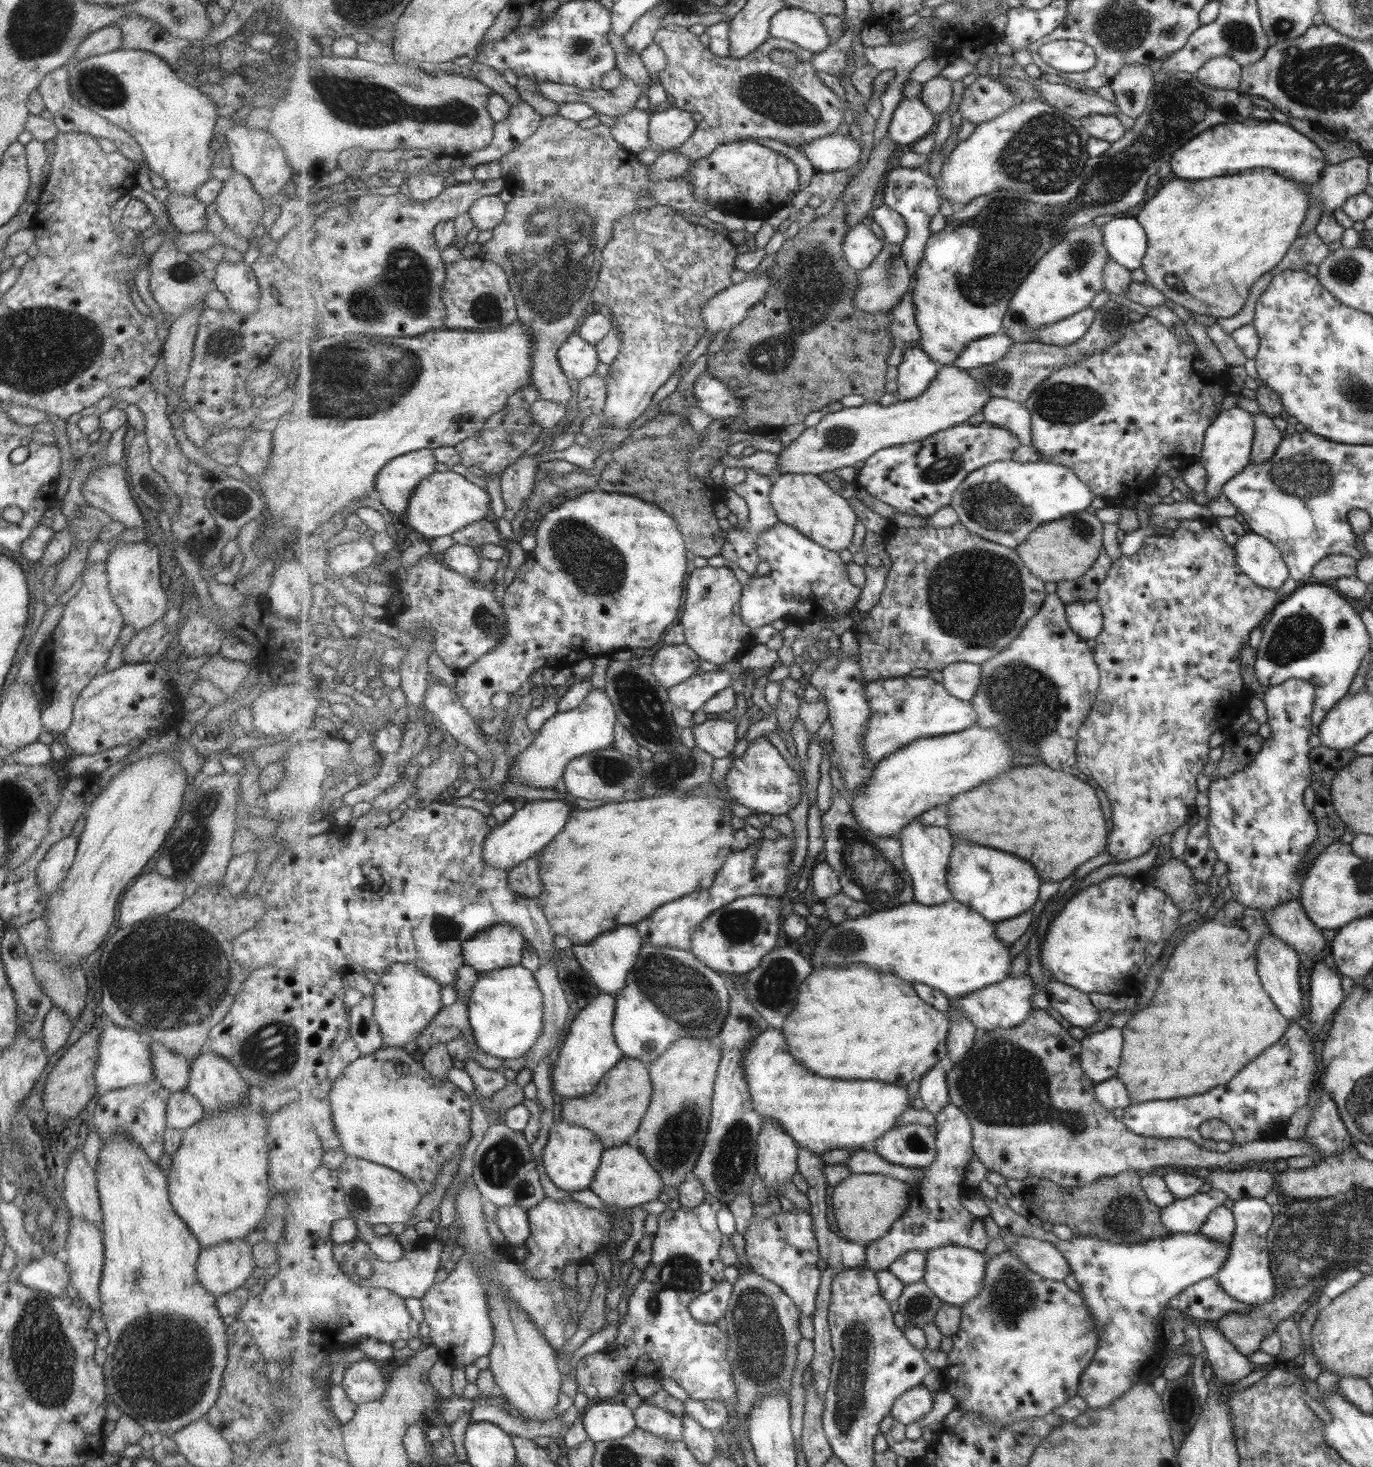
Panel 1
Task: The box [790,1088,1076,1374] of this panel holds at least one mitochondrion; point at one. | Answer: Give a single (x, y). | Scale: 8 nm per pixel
(1012, 1294)

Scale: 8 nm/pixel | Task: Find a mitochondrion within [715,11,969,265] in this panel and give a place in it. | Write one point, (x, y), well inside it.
(762, 92)

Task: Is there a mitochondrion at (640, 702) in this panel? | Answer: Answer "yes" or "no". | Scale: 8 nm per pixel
yes

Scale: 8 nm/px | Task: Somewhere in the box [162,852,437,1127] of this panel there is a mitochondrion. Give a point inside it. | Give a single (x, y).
(251, 1064)

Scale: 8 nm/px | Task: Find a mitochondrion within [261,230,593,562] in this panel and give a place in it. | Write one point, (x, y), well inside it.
(345, 384)

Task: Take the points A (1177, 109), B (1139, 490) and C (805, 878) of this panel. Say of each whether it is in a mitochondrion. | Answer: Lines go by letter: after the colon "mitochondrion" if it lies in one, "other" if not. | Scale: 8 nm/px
A: mitochondrion
B: other
C: other

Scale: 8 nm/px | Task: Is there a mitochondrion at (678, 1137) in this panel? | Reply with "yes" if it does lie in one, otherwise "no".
yes

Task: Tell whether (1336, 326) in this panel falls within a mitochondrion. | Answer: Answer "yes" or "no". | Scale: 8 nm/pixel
no

